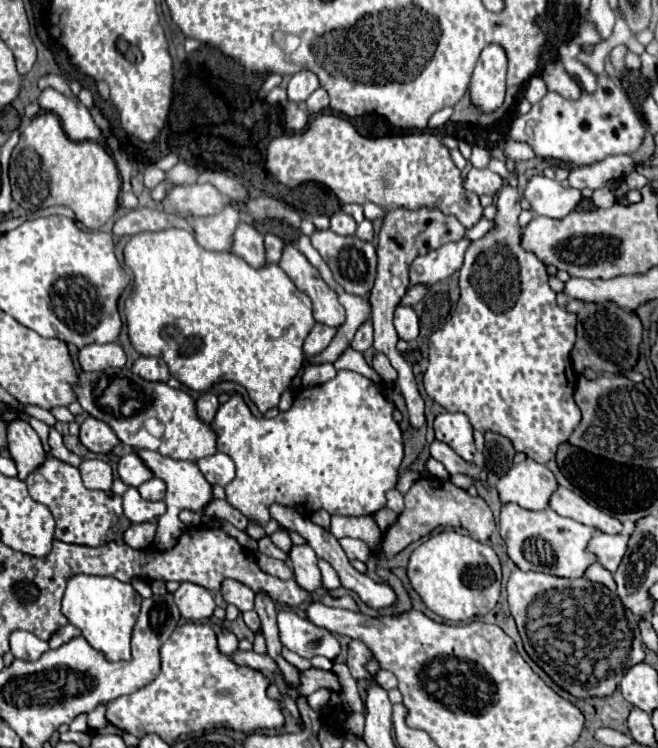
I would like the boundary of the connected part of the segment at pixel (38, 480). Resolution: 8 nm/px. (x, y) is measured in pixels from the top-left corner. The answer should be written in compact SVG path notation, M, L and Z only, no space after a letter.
M48 456L46 462L28 474L26 478L28 492L32 500L48 506L56 520L56 540L68 544L84 544L84 546L104 546L106 542L120 542L122 534L130 526L128 518L122 512L122 498L112 492L88 490L82 484L78 468Z

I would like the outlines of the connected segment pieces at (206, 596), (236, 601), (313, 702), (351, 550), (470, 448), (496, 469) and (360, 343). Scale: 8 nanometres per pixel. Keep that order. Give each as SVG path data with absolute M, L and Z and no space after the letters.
M182 582L174 592L174 602L186 620L206 620L212 616L216 604L212 594L194 582Z
M224 580L220 594L228 604L234 604L240 612L254 610L254 592L238 580Z
M316 690L314 694L308 696L308 704L310 704L314 710L326 706L328 702L330 702L330 690Z
M342 538L340 544L342 544L342 548L344 548L344 552L346 552L346 556L348 556L350 560L362 560L362 562L366 562L366 560L370 558L370 554L368 554L370 548L368 548L362 540Z
M444 412L444 414L436 416L434 430L436 430L436 438L440 442L450 444L460 458L464 458L466 462L474 462L476 446L474 446L472 426L464 414Z
M486 432L484 438L486 438L484 458L486 458L488 468L498 476L506 474L512 468L512 460L516 454L512 442L508 438L496 434L496 432Z
M368 320L358 328L358 332L356 332L354 340L352 340L352 350L364 352L364 350L368 350L372 346L372 342L374 342L374 338L372 338L372 322Z

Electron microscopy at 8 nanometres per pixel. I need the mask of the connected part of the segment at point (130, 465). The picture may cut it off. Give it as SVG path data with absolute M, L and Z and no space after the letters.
M126 454L118 460L118 476L126 486L140 486L142 482L152 478L152 472L138 458L138 454Z

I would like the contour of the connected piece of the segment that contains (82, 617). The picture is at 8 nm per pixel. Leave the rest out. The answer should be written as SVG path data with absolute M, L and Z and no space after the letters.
M78 574L68 580L64 600L62 600L62 614L68 618L72 626L80 628L88 644L104 652L108 660L128 660L132 628L140 612L140 602L142 598L132 588L132 584L120 582L114 576Z

